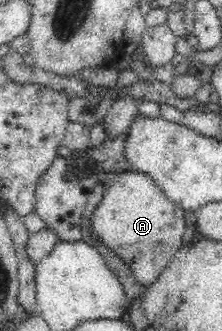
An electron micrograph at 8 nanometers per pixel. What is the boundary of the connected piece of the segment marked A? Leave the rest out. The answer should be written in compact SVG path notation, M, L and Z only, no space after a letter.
M120 171L115 183L104 191L90 221L94 235L128 264L133 277L150 286L181 251L185 233L185 210L173 203L146 173Z

